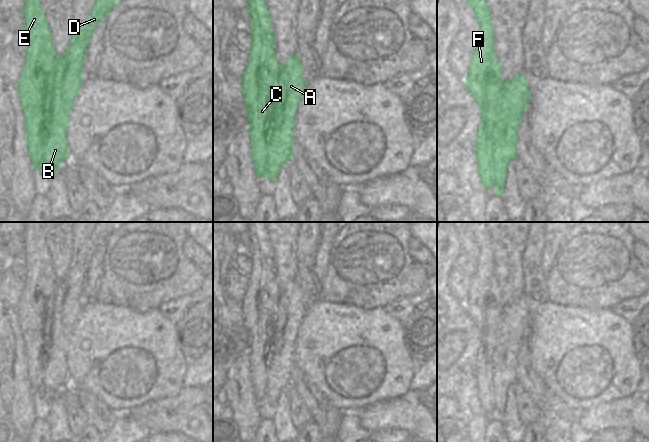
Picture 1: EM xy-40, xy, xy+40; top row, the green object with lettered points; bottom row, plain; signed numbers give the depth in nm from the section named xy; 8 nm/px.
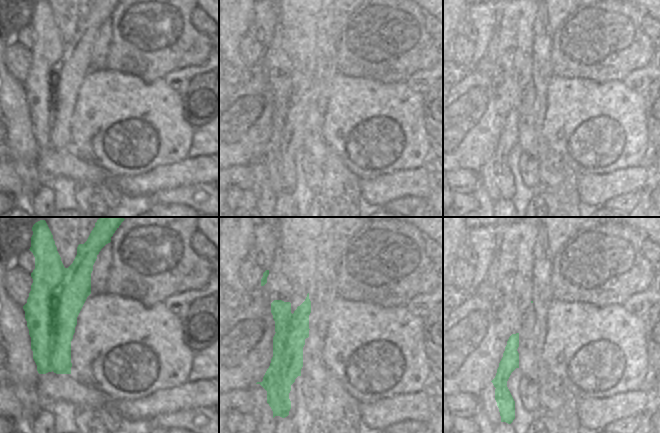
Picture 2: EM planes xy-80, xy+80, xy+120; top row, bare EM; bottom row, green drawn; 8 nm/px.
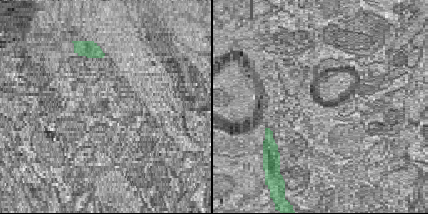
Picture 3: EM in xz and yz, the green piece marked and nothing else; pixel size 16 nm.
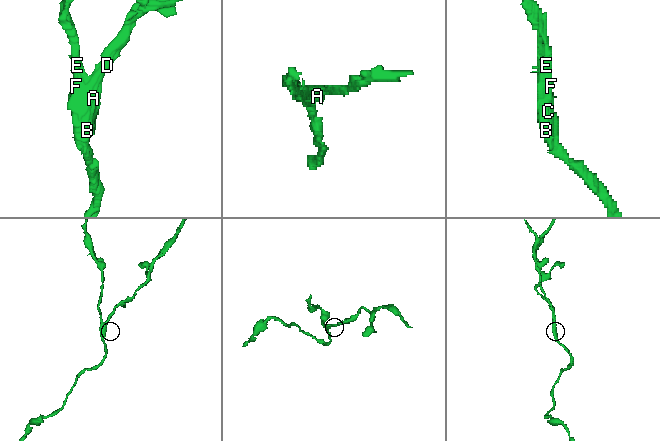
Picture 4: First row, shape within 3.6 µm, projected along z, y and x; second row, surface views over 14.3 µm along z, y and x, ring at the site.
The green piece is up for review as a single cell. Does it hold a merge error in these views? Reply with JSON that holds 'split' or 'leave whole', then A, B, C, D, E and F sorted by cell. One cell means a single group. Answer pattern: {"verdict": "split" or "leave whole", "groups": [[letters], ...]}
{"verdict": "split", "groups": [["A", "B", "D"], ["C", "E", "F"]]}

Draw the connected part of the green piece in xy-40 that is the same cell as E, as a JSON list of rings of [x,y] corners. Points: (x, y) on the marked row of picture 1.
[[[25,0],[23,16],[27,50],[25,64],[16,85],[25,118],[27,152],[36,170],[43,168],[49,134],[47,108],[51,106],[59,57],[55,52],[41,0]]]

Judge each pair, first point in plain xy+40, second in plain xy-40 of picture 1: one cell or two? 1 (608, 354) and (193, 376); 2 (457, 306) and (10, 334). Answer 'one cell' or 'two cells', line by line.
1: two cells
2: one cell

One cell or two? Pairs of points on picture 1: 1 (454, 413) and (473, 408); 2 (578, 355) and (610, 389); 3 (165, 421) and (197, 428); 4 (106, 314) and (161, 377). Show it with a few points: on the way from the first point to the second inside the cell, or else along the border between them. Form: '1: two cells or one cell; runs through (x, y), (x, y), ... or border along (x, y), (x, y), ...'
1: two cells; border along (452, 395), (461, 418)
2: one cell; runs through (592, 360), (611, 371), (616, 371), (617, 375)
3: one cell; runs through (173, 421), (189, 422)
4: one cell; runs through (124, 332), (137, 345), (150, 349), (157, 359)

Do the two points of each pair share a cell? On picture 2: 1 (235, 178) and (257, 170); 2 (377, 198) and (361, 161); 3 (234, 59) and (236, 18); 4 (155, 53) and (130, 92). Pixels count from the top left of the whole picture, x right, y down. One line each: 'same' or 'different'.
1: different
2: different
3: same
4: different

